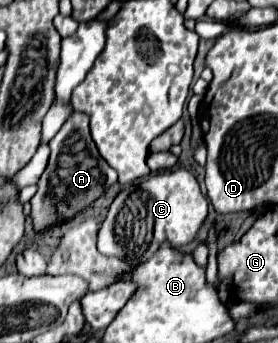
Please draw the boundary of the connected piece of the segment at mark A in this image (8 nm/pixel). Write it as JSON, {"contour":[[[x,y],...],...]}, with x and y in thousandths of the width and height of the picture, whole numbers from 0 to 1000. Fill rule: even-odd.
{"contour":[[[266,327],[216,385],[180,408],[180,472],[137,531],[137,560],[115,577],[115,641],[122,665],[151,676],[158,665],[237,641],[245,630],[266,630],[281,612],[331,595],[345,577],[374,566],[388,542],[417,531],[417,501],[353,455],[345,420],[324,402],[317,379],[317,338],[295,327]]]}

